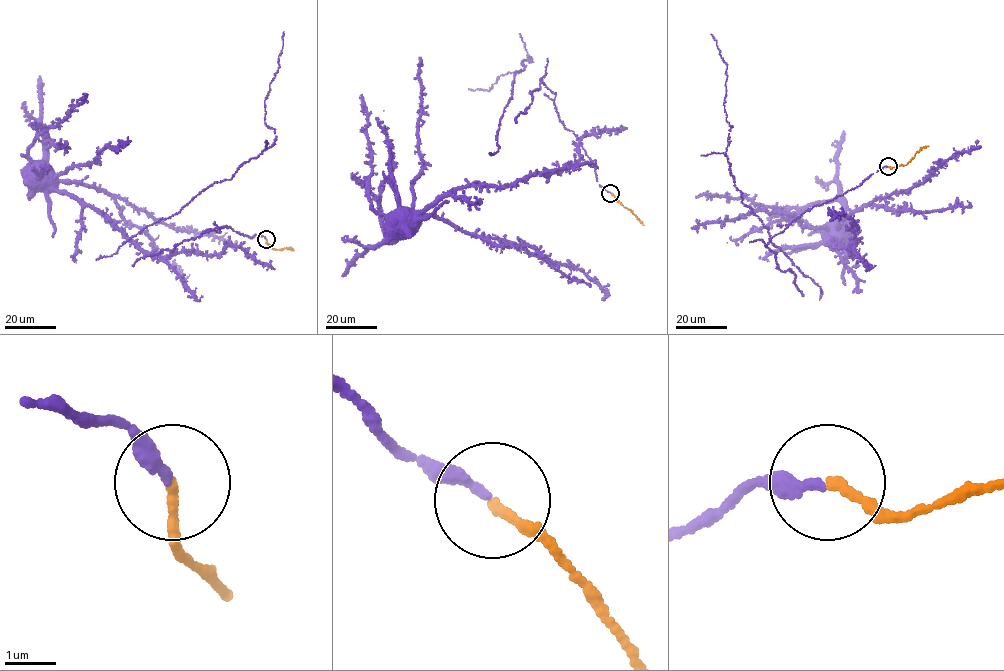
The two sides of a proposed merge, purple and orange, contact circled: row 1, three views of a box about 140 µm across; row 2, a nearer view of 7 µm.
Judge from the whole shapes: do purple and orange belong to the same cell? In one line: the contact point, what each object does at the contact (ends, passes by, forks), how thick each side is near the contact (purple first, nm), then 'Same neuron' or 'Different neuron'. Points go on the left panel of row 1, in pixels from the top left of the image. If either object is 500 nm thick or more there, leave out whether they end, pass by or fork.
Place: (266, 239). At the ring purple ends. At the ring orange ends. Thickness 240 nm (purple) against 170 nm. Same neuron

